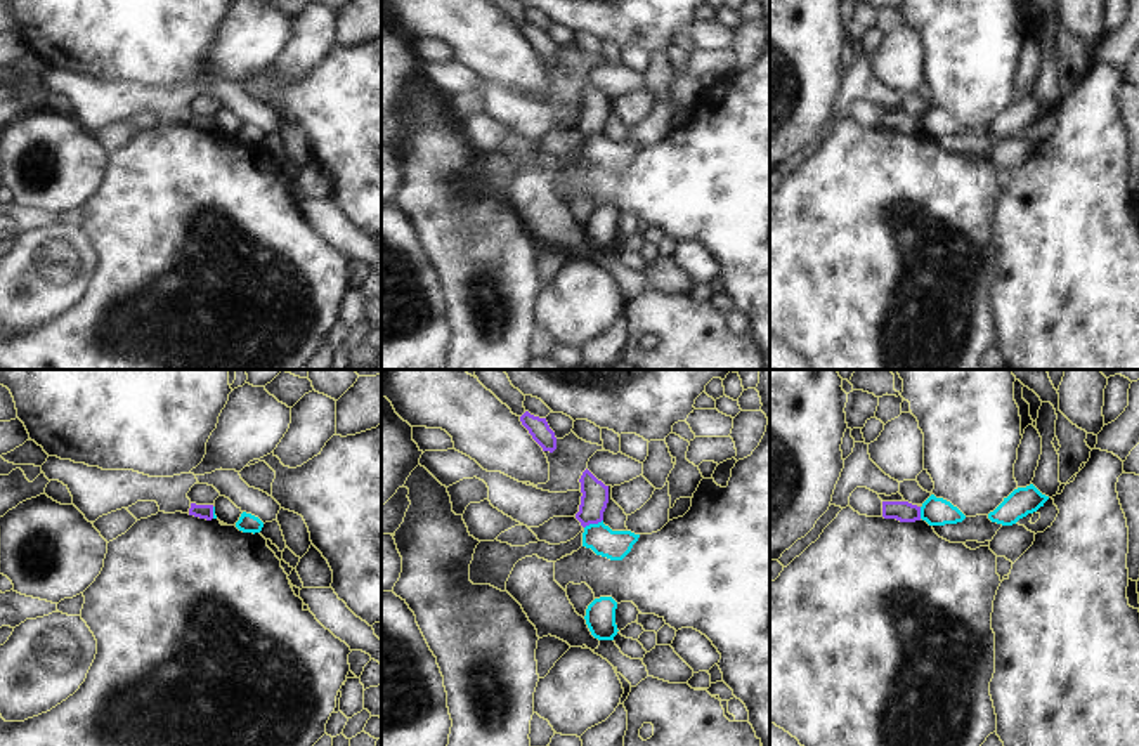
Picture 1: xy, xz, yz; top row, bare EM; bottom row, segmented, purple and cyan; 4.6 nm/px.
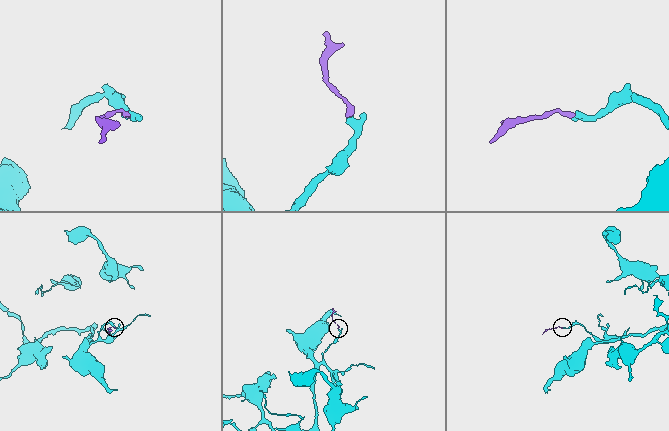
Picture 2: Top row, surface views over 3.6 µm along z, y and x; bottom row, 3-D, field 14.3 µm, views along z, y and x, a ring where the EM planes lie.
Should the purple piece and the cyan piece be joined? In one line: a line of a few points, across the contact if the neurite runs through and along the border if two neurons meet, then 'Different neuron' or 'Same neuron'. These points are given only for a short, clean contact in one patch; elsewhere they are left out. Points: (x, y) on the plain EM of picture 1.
Line: xz (602, 130), (585, 139). Different neuron.

